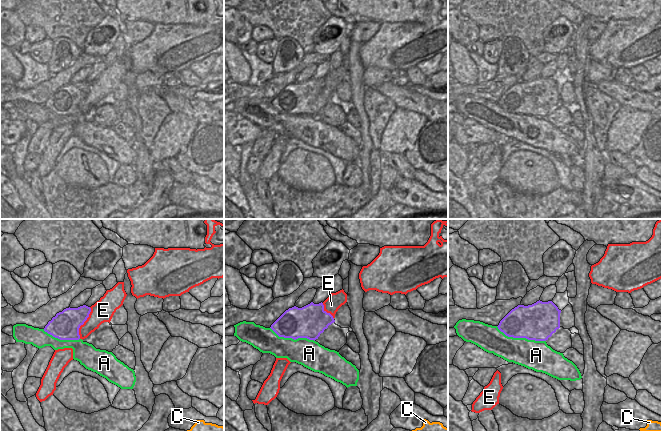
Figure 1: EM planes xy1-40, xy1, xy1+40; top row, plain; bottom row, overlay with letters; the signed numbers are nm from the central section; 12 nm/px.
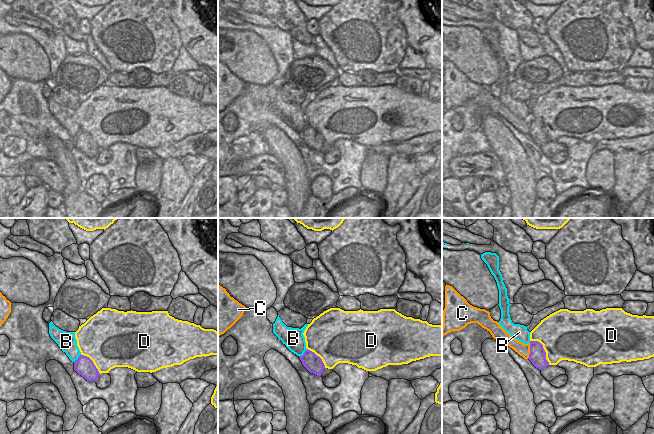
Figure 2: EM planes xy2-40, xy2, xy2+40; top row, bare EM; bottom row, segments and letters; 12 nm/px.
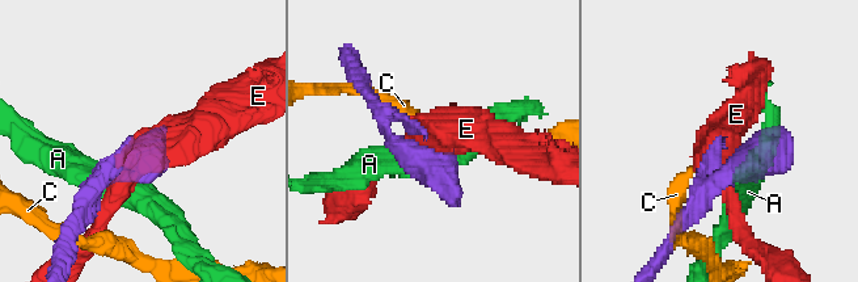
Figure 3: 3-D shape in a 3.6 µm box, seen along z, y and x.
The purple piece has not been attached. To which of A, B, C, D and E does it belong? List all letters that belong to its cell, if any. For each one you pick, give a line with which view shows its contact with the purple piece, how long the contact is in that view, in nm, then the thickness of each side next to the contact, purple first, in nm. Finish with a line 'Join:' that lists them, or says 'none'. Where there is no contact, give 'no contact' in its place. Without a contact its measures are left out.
Join: none

